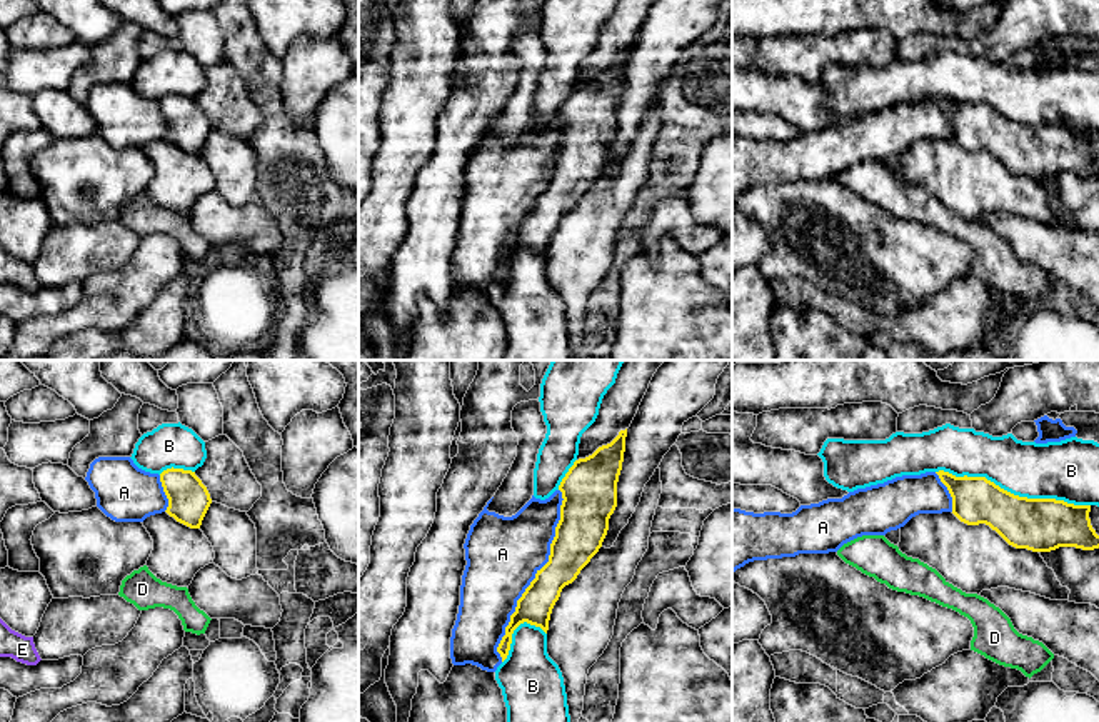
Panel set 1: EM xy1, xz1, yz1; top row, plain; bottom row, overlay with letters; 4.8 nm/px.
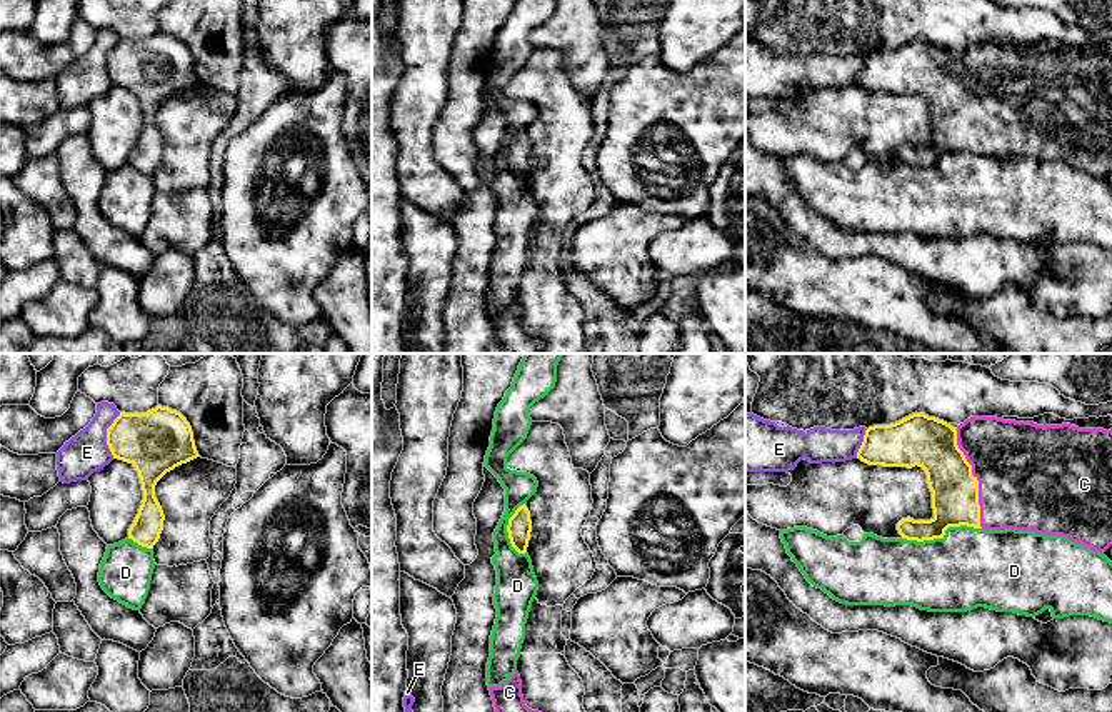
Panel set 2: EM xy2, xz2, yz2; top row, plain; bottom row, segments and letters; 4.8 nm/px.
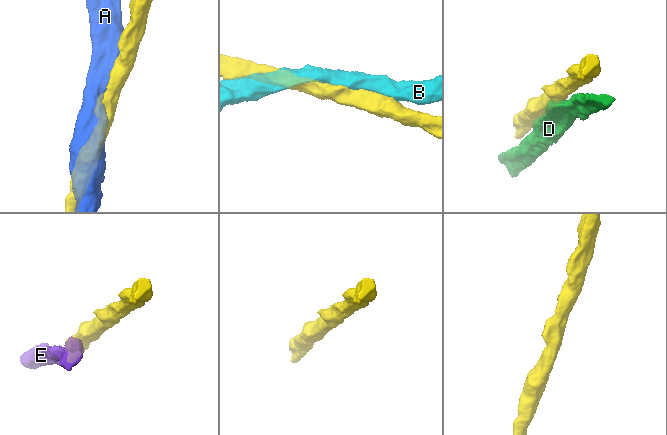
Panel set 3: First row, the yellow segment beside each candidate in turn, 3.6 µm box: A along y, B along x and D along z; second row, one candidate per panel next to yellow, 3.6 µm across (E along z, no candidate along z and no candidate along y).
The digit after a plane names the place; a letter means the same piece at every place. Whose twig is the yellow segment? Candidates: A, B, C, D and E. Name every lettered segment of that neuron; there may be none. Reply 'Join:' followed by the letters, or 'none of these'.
Join: C

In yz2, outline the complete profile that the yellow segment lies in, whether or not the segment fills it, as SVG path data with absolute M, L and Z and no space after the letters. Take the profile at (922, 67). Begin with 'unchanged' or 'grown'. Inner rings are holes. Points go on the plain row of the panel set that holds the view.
grown; M912 40L890 52L865 57L857 85L869 92L922 93L932 118L934 143L930 147L902 145L897 157L907 167L944 165L949 153L985 157L1032 157L1044 162L1062 162L1104 180L1112 172L1112 57L1079 55L1070 50L1037 52L997 43L970 43L957 55L950 50Z

